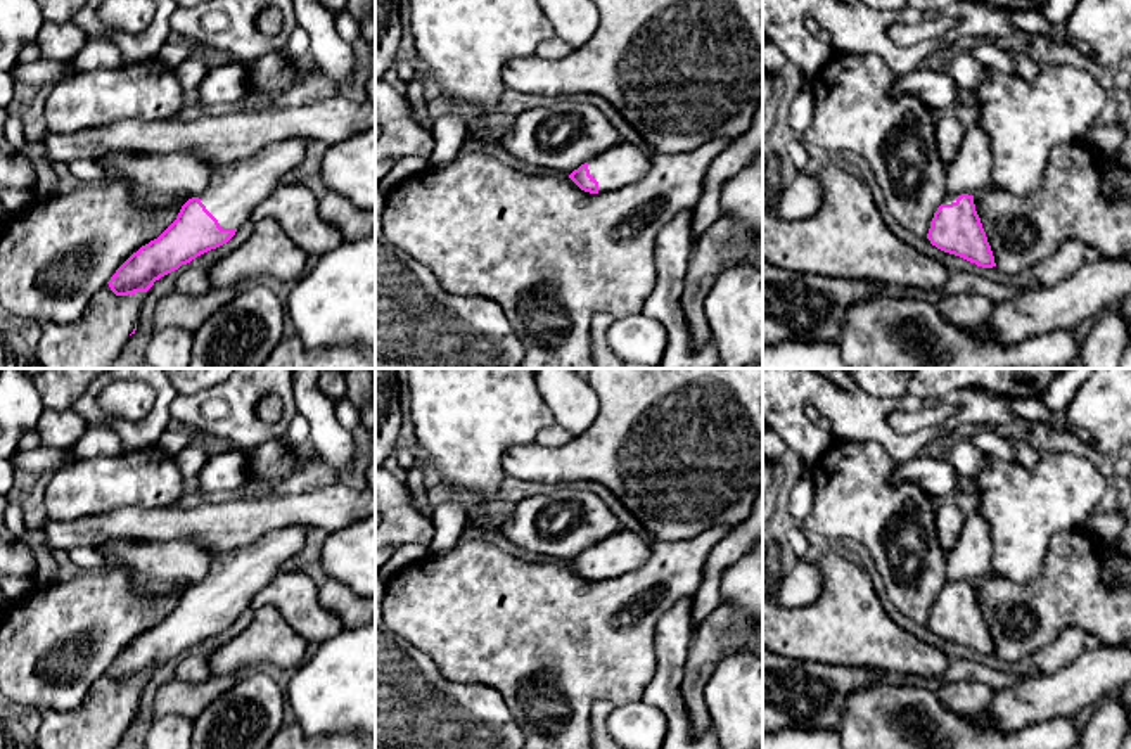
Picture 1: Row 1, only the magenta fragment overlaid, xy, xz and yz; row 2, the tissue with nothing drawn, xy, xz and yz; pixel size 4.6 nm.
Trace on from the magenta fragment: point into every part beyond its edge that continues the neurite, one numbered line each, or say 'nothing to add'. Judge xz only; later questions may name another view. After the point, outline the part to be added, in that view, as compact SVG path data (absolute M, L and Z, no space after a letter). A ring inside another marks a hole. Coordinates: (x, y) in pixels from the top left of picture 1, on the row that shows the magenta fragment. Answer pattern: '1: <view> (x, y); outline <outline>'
1: xz (621, 165); outline M624 140L588 161L590 175L598 182L598 194L638 182L649 168L650 157Z

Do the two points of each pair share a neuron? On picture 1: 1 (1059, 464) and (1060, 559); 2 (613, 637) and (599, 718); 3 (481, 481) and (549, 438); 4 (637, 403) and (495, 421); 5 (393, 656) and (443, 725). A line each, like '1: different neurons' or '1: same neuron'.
1: different neurons
2: different neurons
3: different neurons
4: different neurons
5: same neuron

